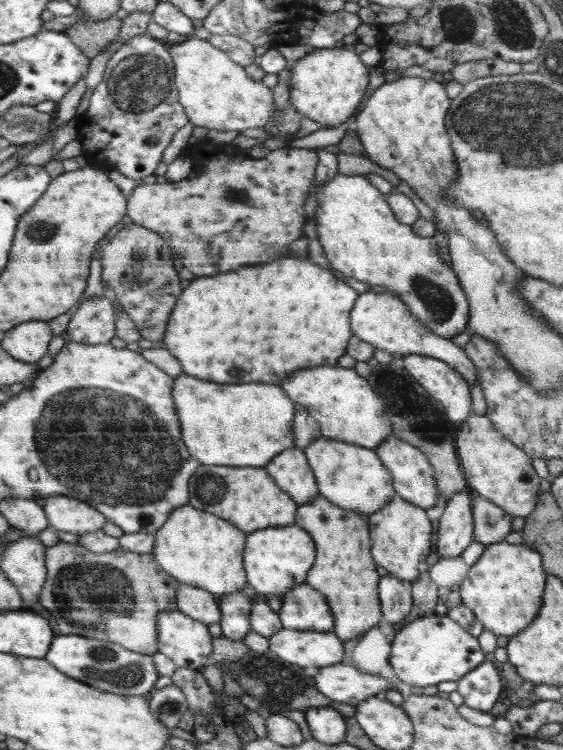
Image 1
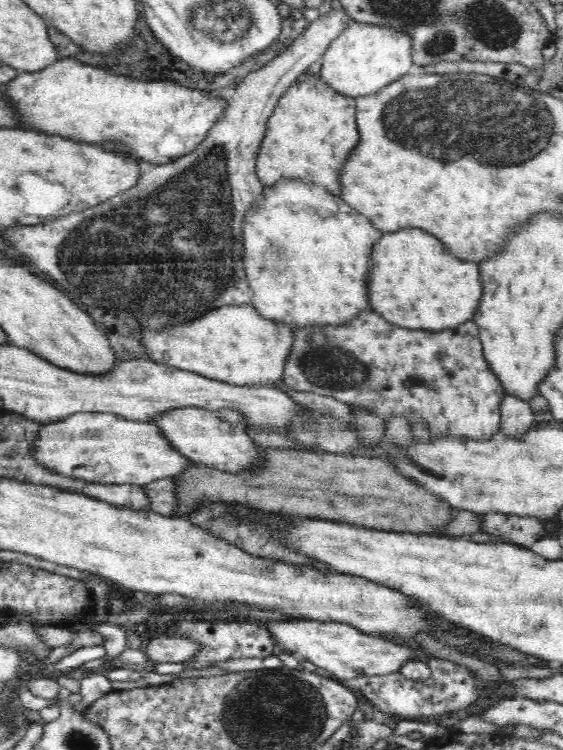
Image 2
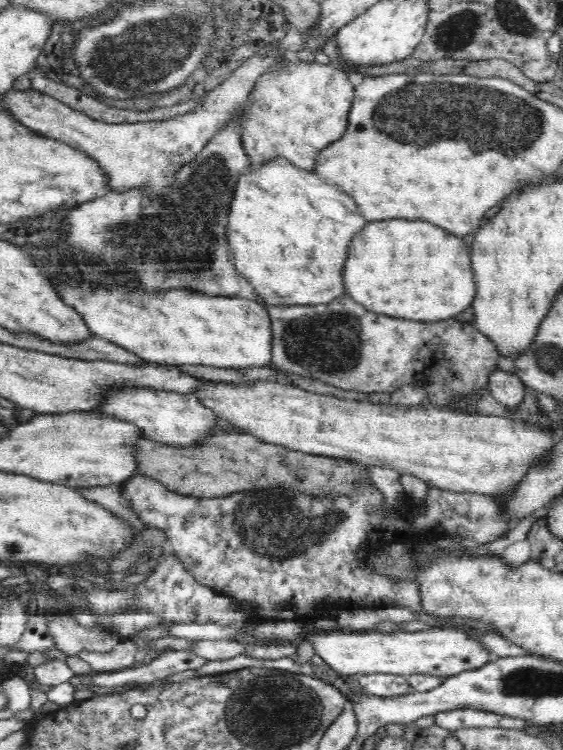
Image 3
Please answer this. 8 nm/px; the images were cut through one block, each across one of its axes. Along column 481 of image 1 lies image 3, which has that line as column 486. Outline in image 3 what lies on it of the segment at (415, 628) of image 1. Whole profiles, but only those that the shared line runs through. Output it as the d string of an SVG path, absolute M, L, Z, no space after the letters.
M430 627L427 630L420 630L417 632L407 631L394 631L391 633L384 633L382 629L370 630L367 632L357 632L349 630L336 629L320 636L304 636L310 641L314 647L315 654L320 655L323 660L330 665L330 668L334 669L341 675L355 675L356 673L362 674L395 674L395 675L407 675L410 674L431 674L432 676L450 676L460 674L460 672L466 672L466 670L476 670L476 668L482 668L484 664L490 662L490 654L486 652L486 648L470 638L468 634L464 632L458 632L454 630L454 627Z

